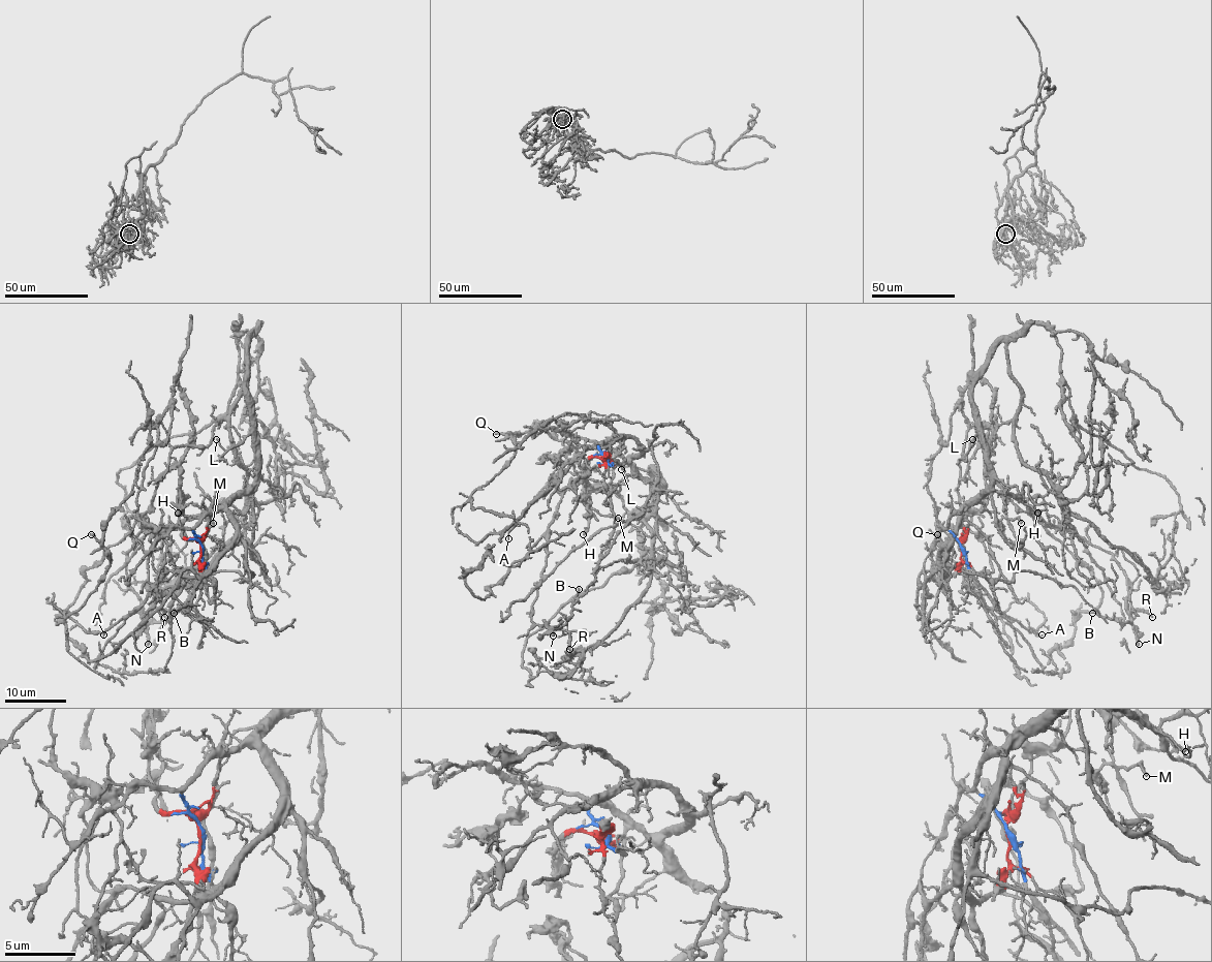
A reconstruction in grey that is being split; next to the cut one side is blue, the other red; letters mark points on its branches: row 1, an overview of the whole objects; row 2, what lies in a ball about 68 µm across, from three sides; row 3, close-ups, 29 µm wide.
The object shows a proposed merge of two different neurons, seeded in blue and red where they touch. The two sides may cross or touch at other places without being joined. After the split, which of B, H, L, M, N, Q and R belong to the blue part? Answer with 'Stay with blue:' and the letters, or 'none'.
Stay with blue: L

